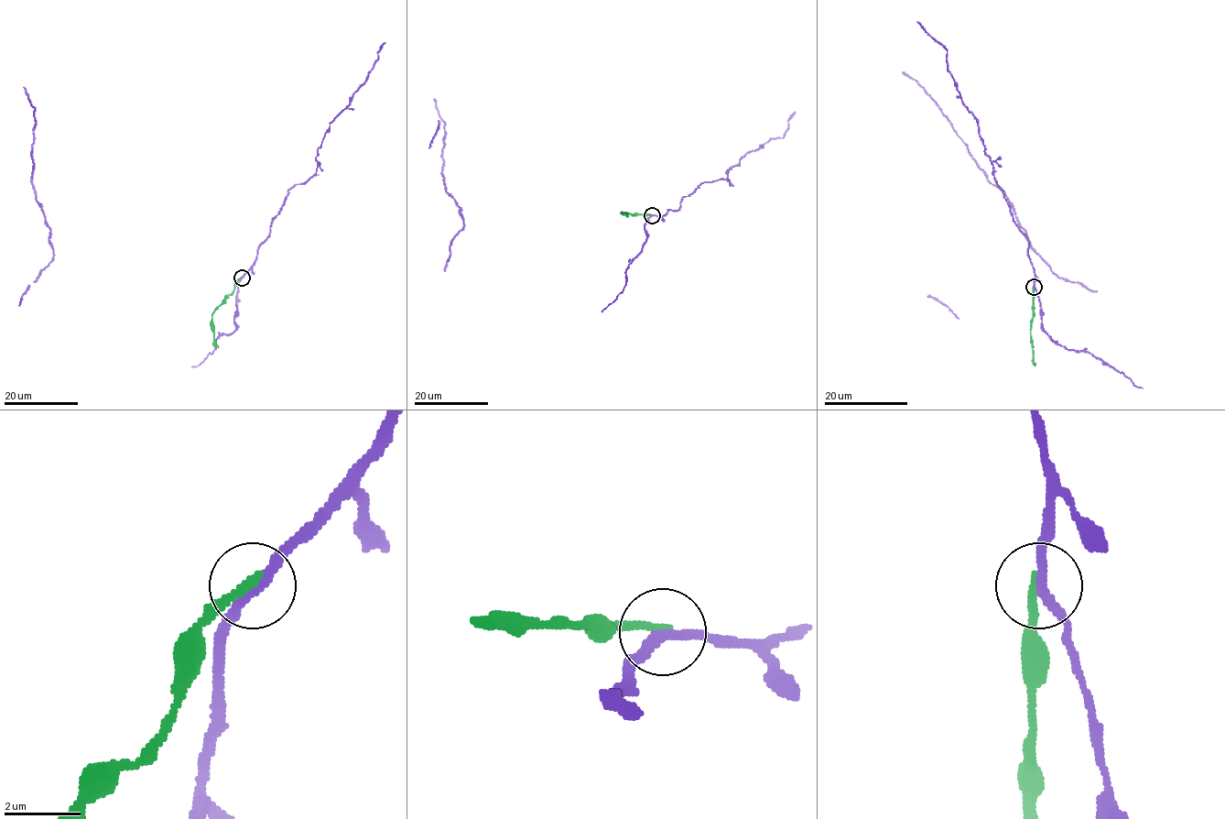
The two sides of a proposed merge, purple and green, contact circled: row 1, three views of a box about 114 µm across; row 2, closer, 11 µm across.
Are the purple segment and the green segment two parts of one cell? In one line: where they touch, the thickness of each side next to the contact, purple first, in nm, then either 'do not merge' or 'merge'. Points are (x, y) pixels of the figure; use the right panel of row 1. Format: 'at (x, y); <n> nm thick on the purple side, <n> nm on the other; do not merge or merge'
at (1034, 287); 260 nm thick on the purple side, 220 nm on the other; do not merge

